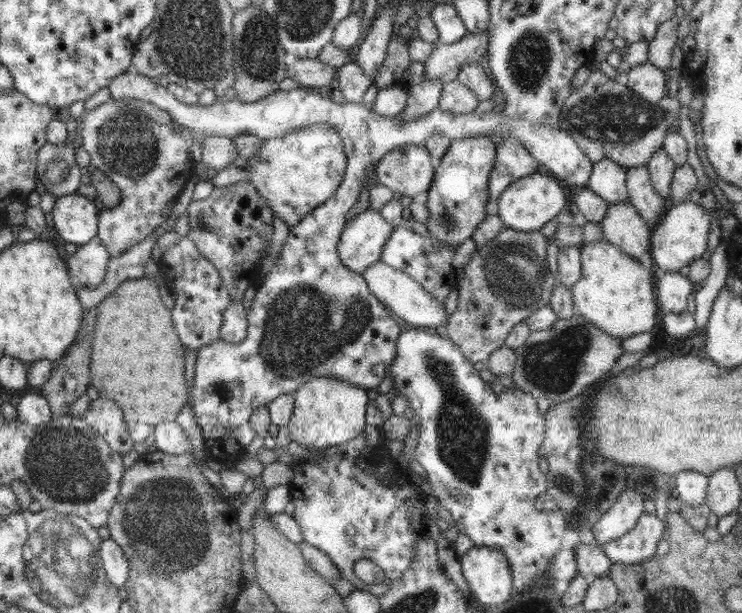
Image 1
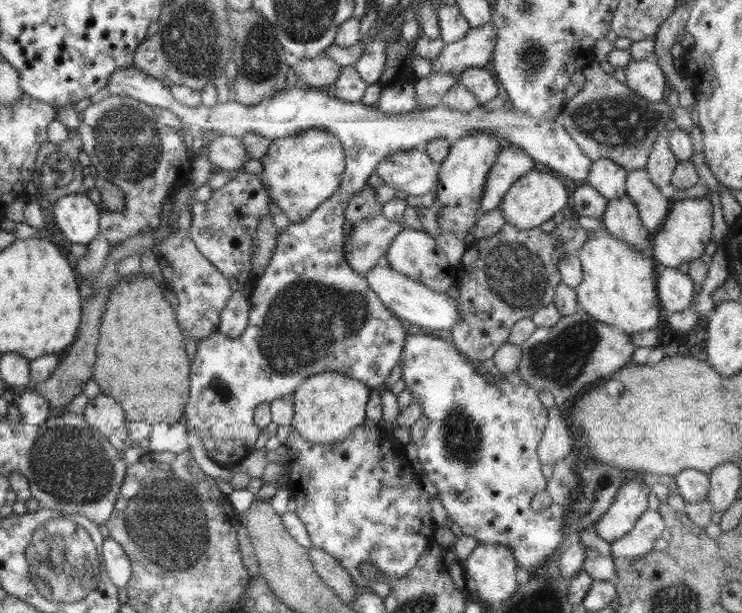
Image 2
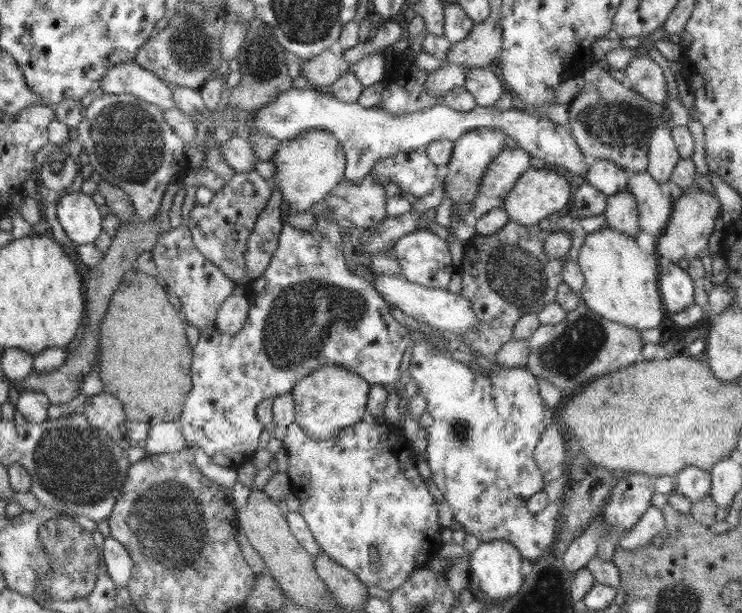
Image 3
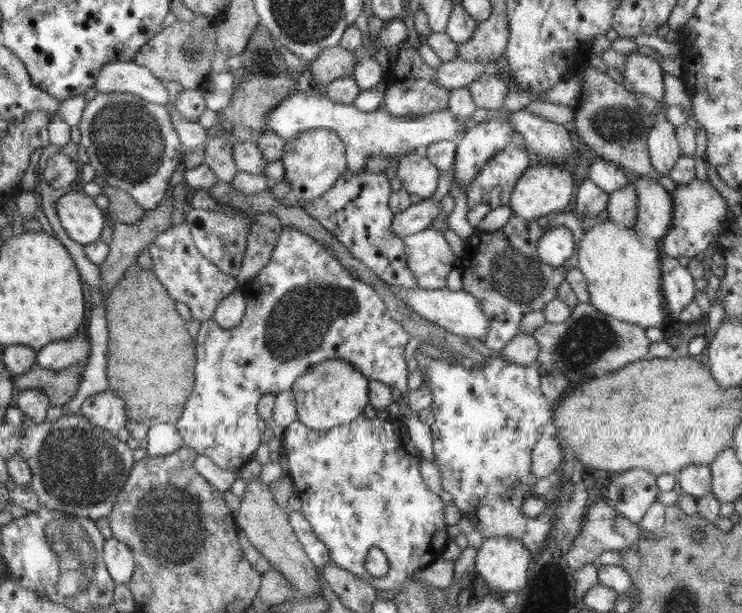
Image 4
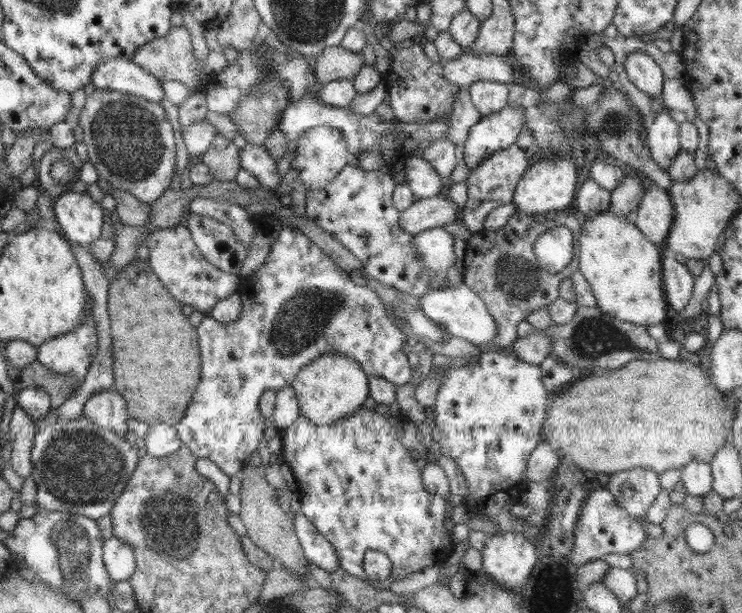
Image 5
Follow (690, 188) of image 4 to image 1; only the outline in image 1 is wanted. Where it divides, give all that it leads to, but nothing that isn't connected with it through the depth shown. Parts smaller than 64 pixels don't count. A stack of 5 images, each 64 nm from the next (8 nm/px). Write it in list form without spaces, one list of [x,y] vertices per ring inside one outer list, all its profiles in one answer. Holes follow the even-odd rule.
[[[687,199],[680,203],[670,203],[662,220],[651,231],[651,258],[657,264],[659,272],[678,272],[691,261],[699,259],[708,248],[710,234],[710,215],[708,209]]]

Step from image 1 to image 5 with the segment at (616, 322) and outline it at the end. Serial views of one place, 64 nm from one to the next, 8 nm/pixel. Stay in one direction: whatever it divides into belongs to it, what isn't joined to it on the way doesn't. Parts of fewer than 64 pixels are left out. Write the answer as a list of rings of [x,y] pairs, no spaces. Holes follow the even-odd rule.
[[[610,210],[593,217],[582,218],[580,223],[580,236],[575,243],[576,257],[579,261],[578,271],[590,283],[597,307],[624,322],[633,322],[646,327],[663,323],[670,306],[663,291],[662,251],[649,242],[629,219],[616,216]]]

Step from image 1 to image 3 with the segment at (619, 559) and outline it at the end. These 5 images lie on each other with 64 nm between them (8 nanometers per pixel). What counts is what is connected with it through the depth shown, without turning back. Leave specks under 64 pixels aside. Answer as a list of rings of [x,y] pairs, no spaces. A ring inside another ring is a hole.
[[[648,508],[640,521],[629,530],[627,535],[619,540],[618,546],[628,551],[646,547],[654,539],[664,535],[665,525],[666,522],[661,508]]]

